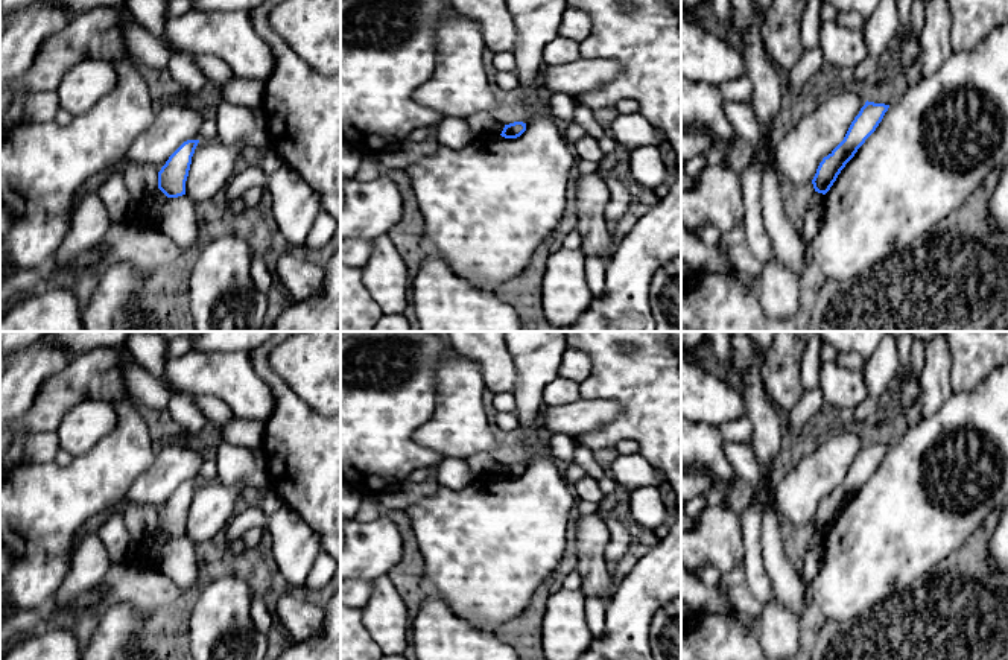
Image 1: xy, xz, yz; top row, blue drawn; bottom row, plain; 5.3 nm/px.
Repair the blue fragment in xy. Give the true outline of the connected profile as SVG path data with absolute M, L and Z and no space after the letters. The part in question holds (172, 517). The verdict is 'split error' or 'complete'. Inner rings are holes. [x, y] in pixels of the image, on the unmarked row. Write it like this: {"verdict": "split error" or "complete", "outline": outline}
{"verdict": "complete", "outline": "M199 481L184 482L166 502L158 512L158 529L167 538L178 538L185 535L185 522L189 517L192 497Z"}

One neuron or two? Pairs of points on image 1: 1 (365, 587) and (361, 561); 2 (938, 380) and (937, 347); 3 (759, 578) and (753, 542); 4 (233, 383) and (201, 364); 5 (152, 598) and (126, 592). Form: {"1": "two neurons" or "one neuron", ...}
{"1": "two neurons", "2": "one neuron", "3": "one neuron", "4": "one neuron", "5": "one neuron"}

